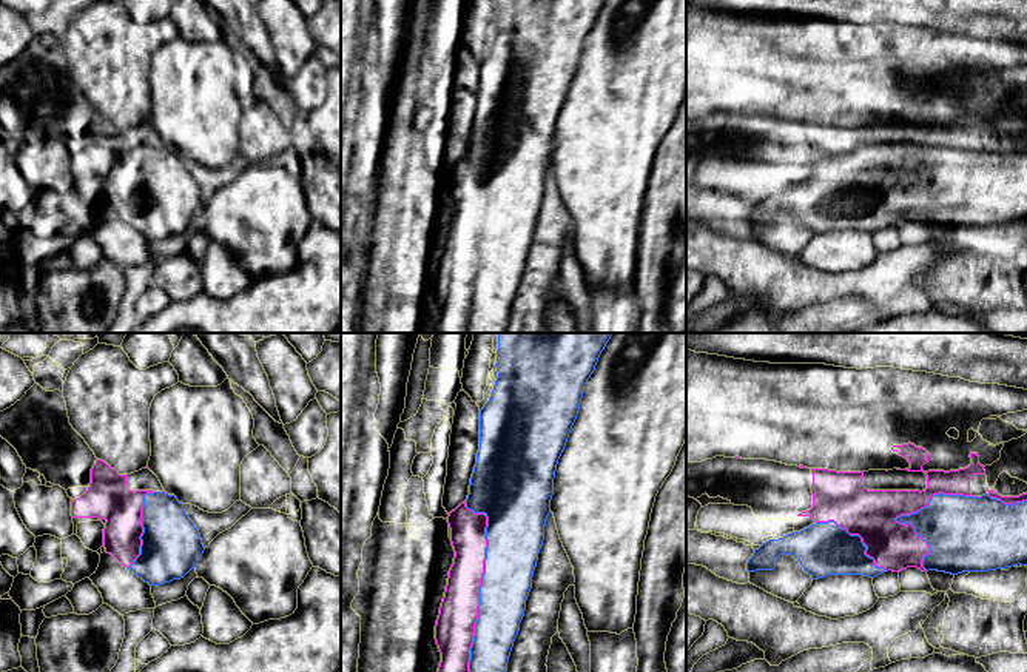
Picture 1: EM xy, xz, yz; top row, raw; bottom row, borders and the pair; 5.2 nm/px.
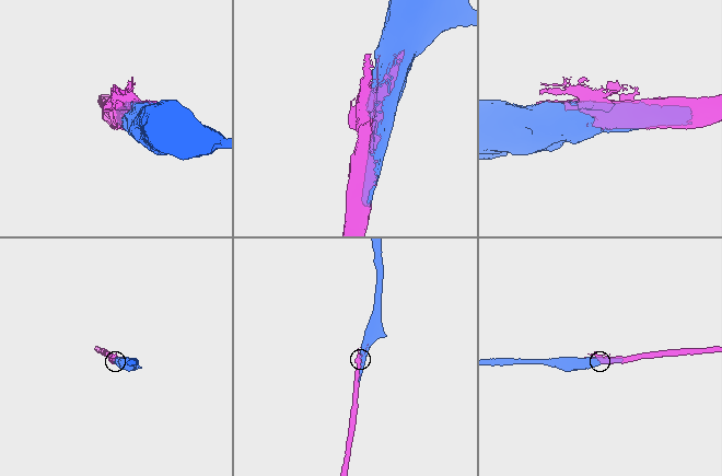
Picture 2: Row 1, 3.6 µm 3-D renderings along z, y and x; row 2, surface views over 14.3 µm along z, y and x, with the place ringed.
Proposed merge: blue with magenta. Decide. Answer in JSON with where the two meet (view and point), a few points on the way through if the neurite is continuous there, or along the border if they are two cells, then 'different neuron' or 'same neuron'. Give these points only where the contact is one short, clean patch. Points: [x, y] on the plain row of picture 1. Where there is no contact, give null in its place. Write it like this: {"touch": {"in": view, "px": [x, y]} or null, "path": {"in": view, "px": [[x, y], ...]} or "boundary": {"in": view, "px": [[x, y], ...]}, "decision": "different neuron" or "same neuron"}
{"touch": {"in": "xz", "px": [481, 239]}, "decision": "same neuron"}

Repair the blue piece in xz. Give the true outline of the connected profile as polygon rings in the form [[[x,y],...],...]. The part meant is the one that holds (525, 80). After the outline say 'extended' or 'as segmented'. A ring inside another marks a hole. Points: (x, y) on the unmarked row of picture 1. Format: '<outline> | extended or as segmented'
[[[498,0],[493,45],[480,65],[480,105],[469,150],[447,171],[455,205],[435,281],[441,307],[436,333],[506,333],[507,316],[524,271],[526,254],[544,196],[558,114],[577,74],[584,39],[606,0]]] | extended

